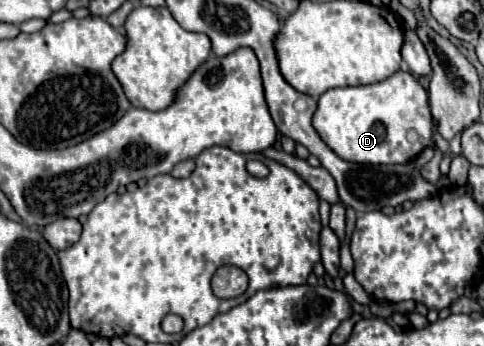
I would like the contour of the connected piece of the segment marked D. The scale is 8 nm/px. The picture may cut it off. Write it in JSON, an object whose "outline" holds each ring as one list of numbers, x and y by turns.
{"outline":[[401,70,377,84,327,90,317,102,313,128,337,156,357,164,405,164,417,158,433,136,427,92]]}

